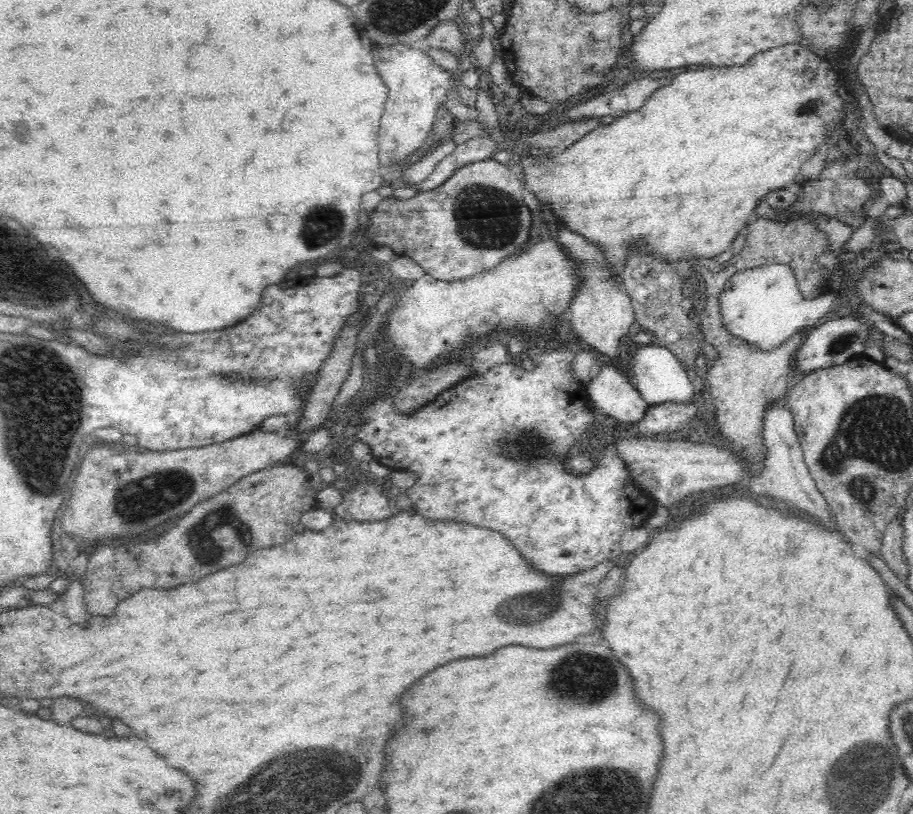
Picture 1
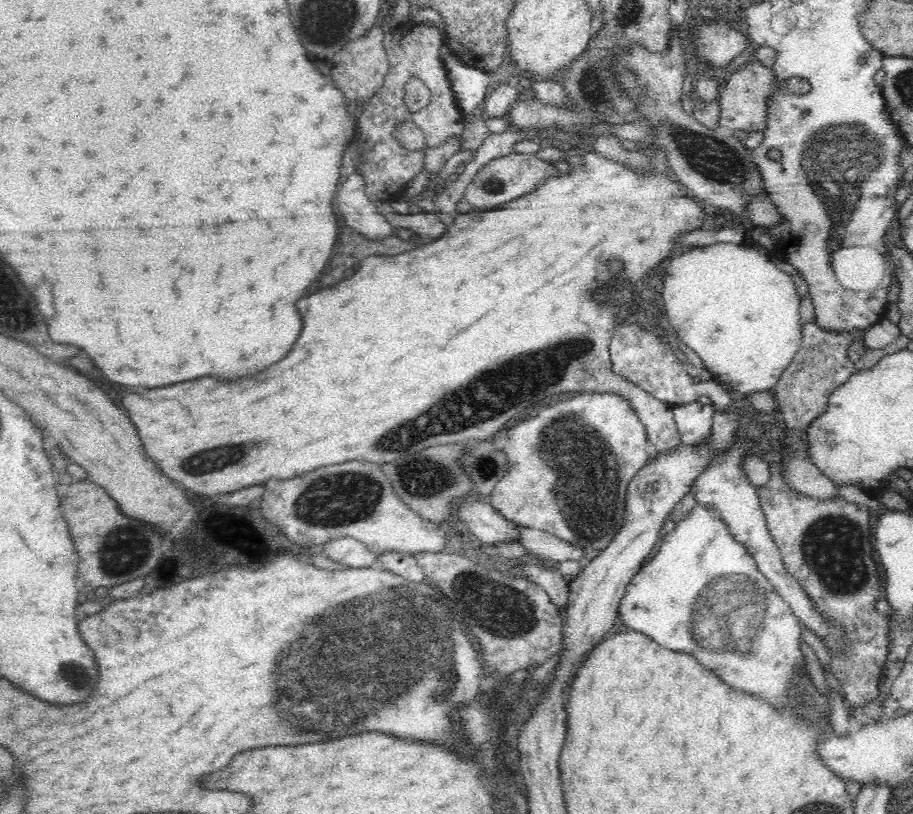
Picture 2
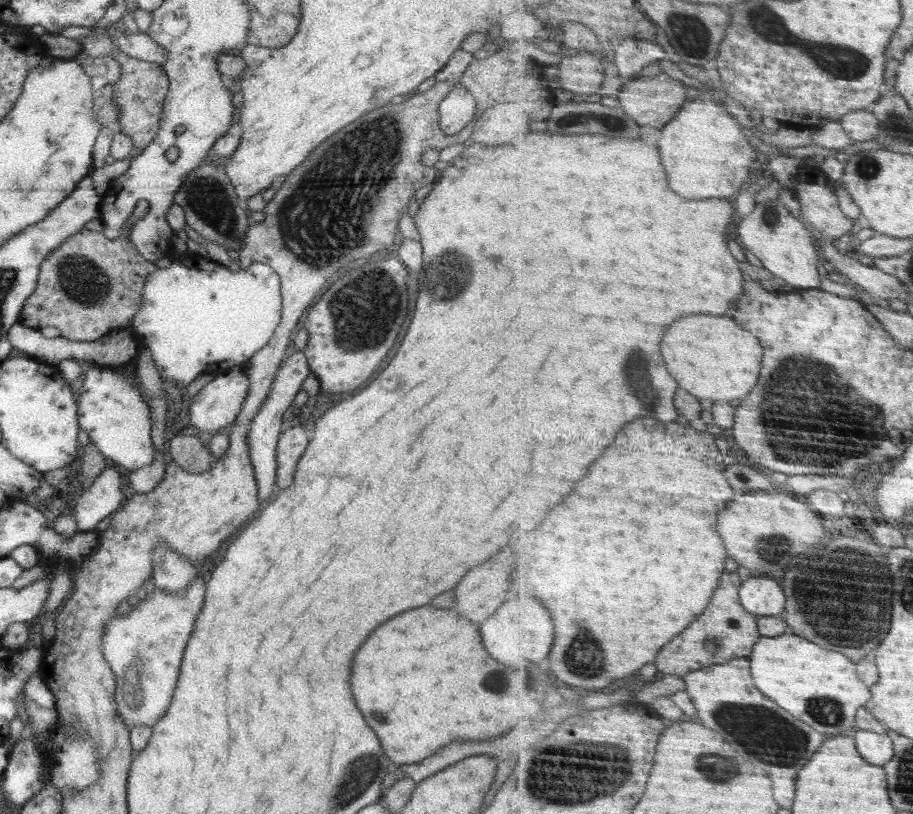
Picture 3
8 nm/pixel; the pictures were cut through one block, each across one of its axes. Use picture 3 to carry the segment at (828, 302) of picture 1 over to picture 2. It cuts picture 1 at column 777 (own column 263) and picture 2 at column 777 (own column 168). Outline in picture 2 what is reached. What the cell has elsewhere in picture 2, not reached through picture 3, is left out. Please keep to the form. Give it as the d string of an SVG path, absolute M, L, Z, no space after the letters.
M718 243L712 244L712 246L692 248L692 250L688 250L676 258L671 258L670 267L668 268L666 279L664 279L663 294L666 316L672 322L674 330L678 332L678 341L684 342L688 348L697 353L699 358L702 359L705 368L711 372L711 376L715 381L731 384L733 386L731 390L734 390L734 392L741 392L749 396L754 394L754 392L762 392L762 390L775 388L780 375L788 368L788 364L792 362L792 358L800 350L803 336L803 326L800 325L801 297L798 295L796 284L793 282L793 276L789 268L768 257L766 251L760 249L760 247Z

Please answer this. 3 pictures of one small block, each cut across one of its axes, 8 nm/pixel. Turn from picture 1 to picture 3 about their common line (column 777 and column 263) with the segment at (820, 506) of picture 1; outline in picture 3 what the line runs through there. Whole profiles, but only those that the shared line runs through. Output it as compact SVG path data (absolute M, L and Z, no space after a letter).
M295 351L290 354L284 363L279 366L277 375L275 376L272 388L266 401L259 409L258 414L254 416L250 430L248 430L248 451L250 451L250 462L254 467L254 476L257 482L257 497L259 500L269 499L274 492L276 486L276 447L278 444L278 437L280 430L282 430L282 416L292 406L294 398L298 391L302 389L302 382L310 376L306 355L303 351Z

